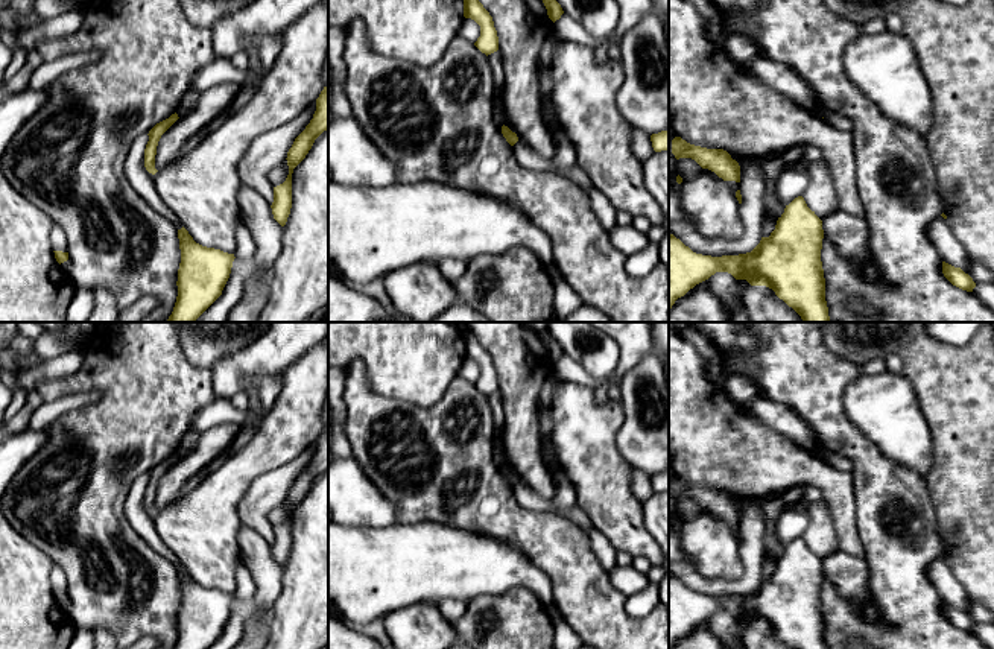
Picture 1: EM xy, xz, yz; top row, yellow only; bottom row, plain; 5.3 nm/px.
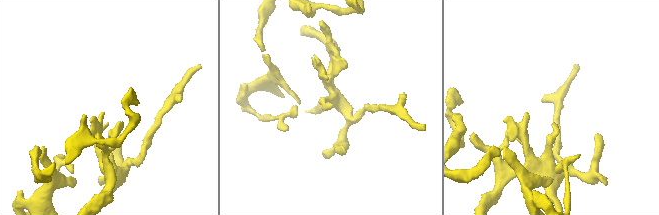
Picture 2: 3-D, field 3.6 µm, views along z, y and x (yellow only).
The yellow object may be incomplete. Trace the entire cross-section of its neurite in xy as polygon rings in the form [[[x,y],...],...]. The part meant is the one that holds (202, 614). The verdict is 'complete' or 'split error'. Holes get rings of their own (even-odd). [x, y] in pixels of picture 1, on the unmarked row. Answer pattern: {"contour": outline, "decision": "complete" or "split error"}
{"contour": [[[184,567],[178,579],[181,603],[173,649],[208,649],[222,635],[236,597],[196,584]]], "decision": "complete"}

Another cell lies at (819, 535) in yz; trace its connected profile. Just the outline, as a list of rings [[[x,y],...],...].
[[[822,499],[807,506],[809,526],[802,533],[807,547],[822,561],[839,549],[828,506]]]

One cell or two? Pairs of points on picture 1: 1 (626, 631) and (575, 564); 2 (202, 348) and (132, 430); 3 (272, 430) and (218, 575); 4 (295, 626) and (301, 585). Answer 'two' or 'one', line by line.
1: one
2: two
3: one
4: one

